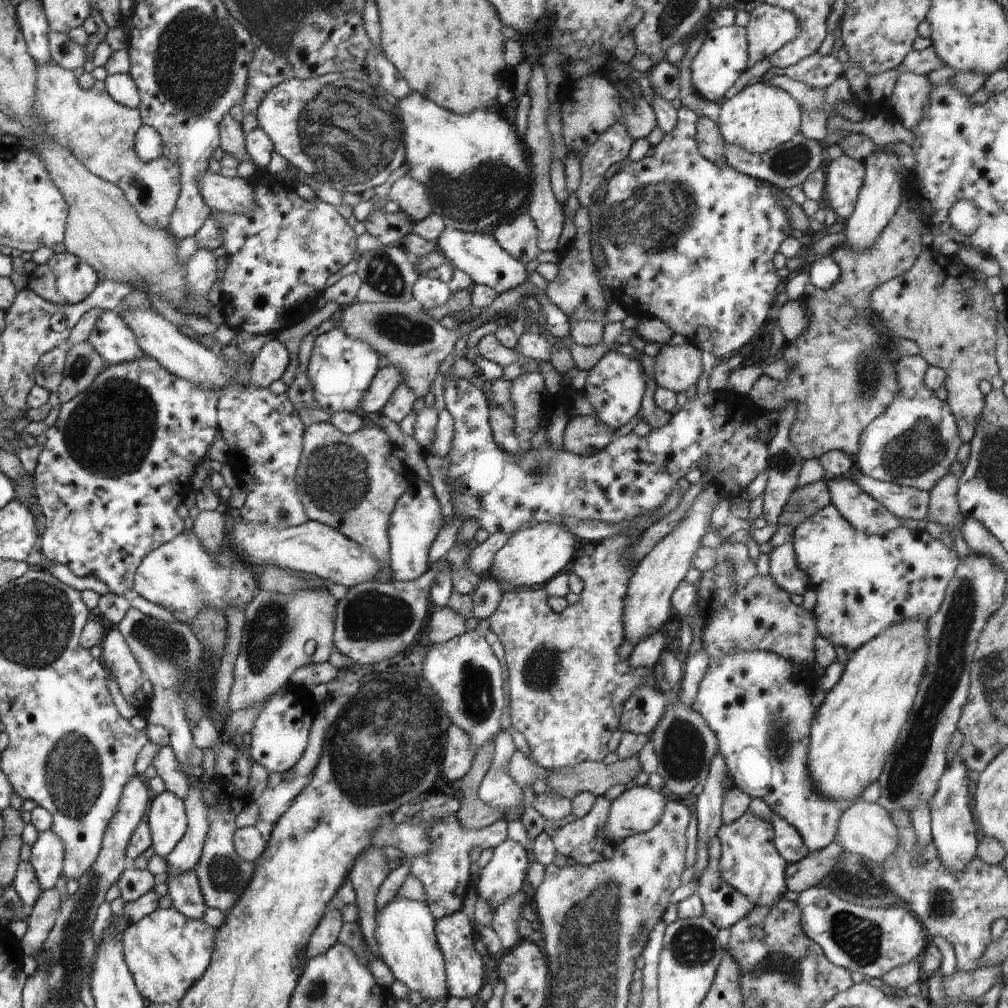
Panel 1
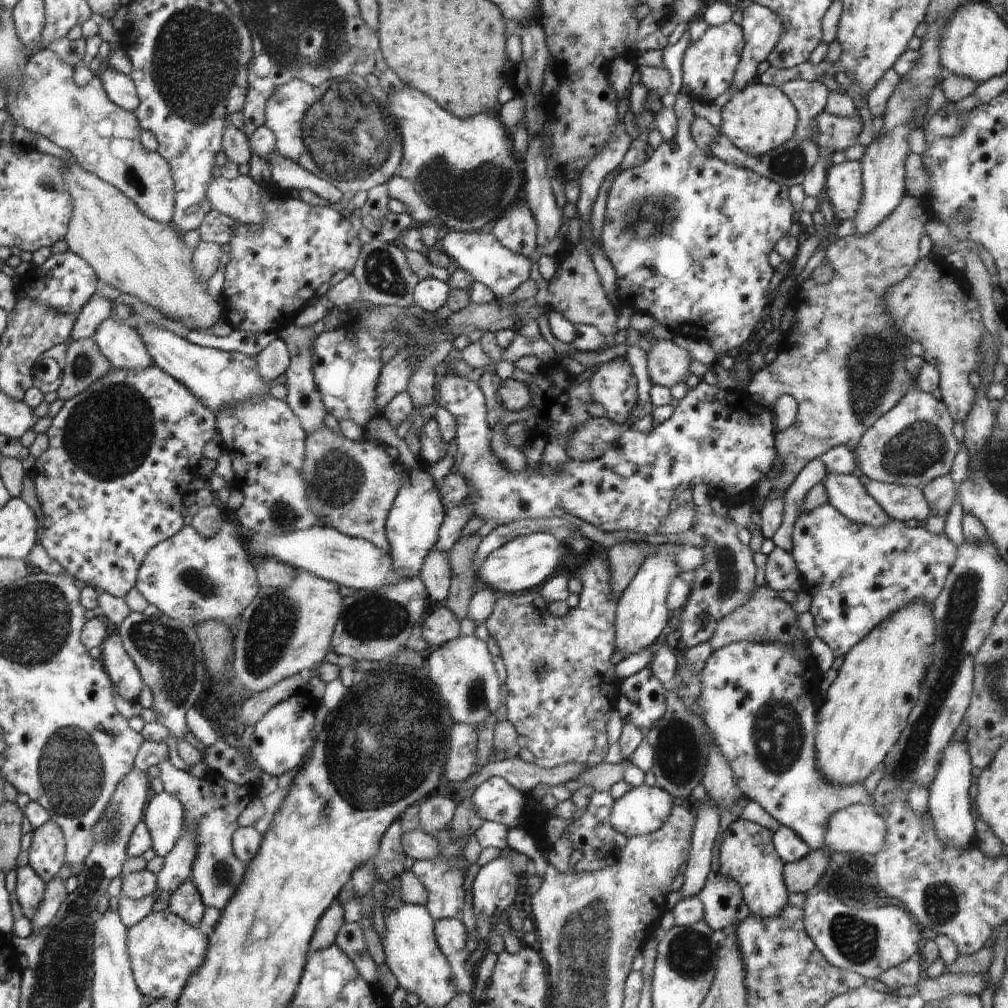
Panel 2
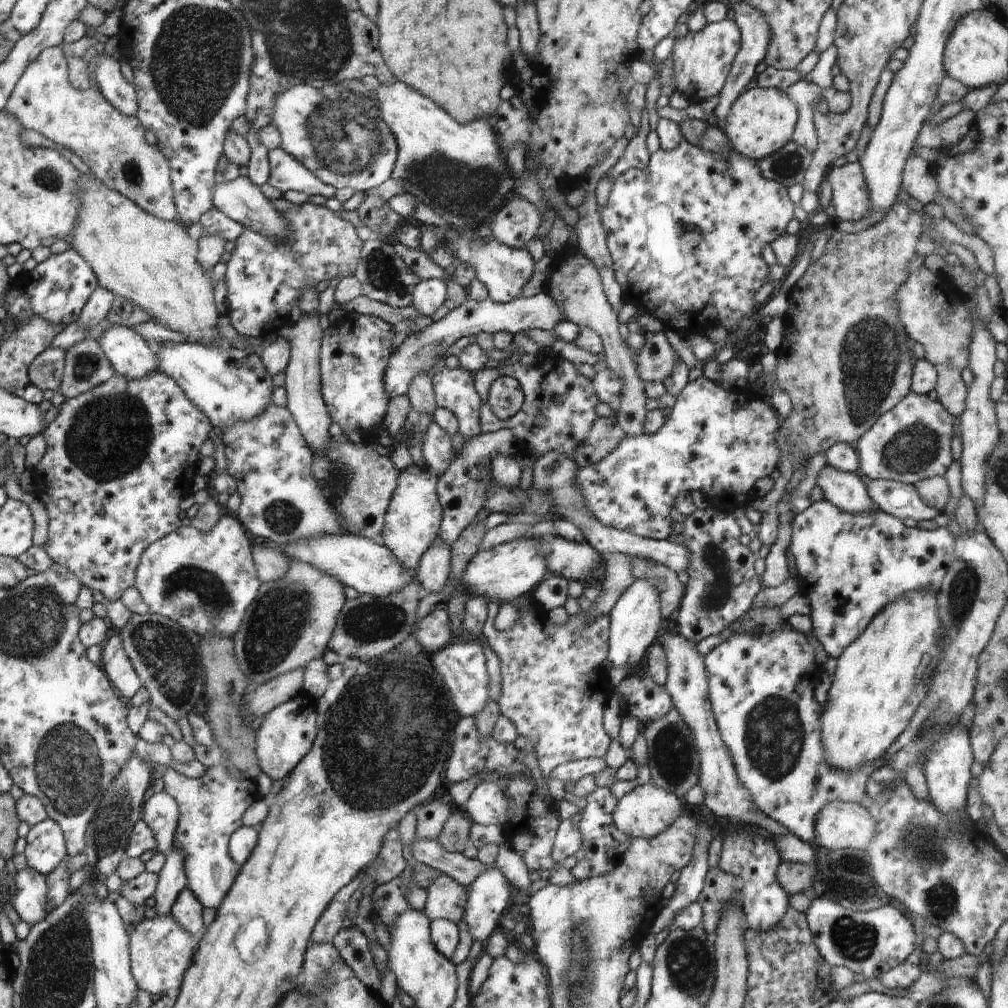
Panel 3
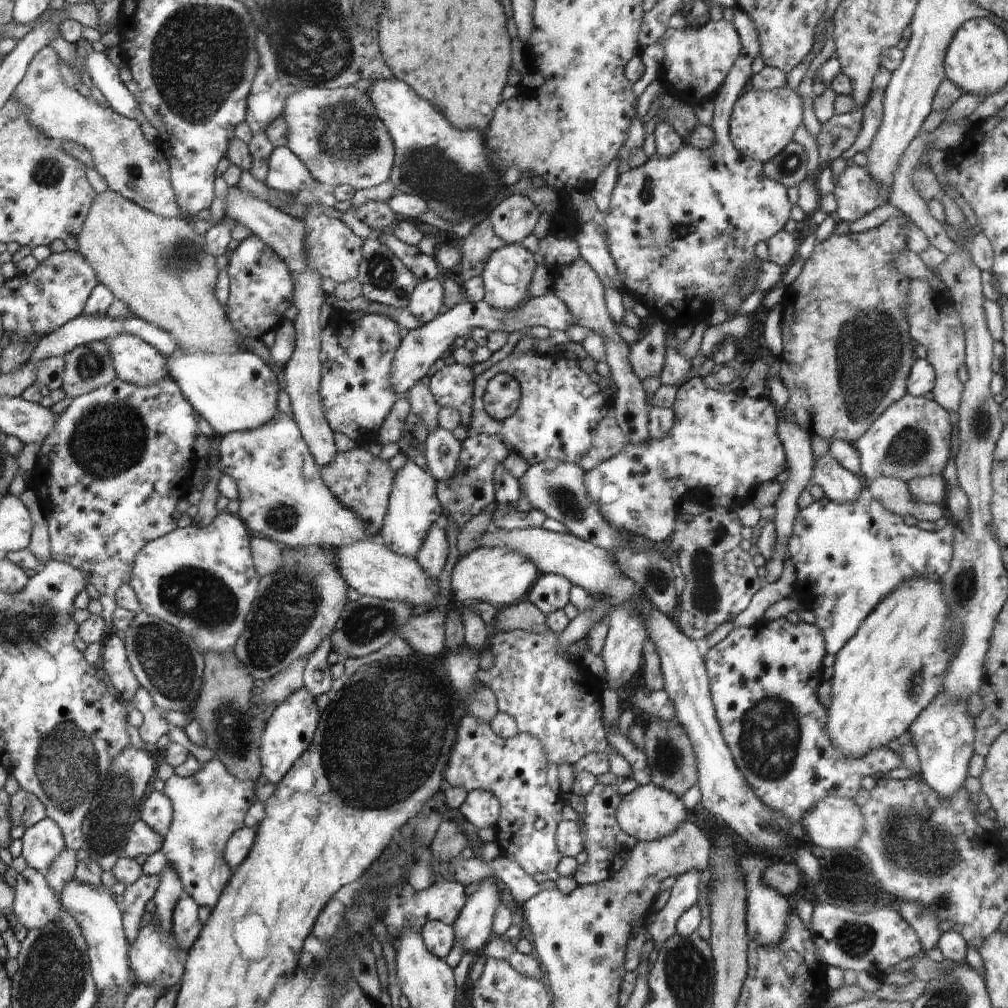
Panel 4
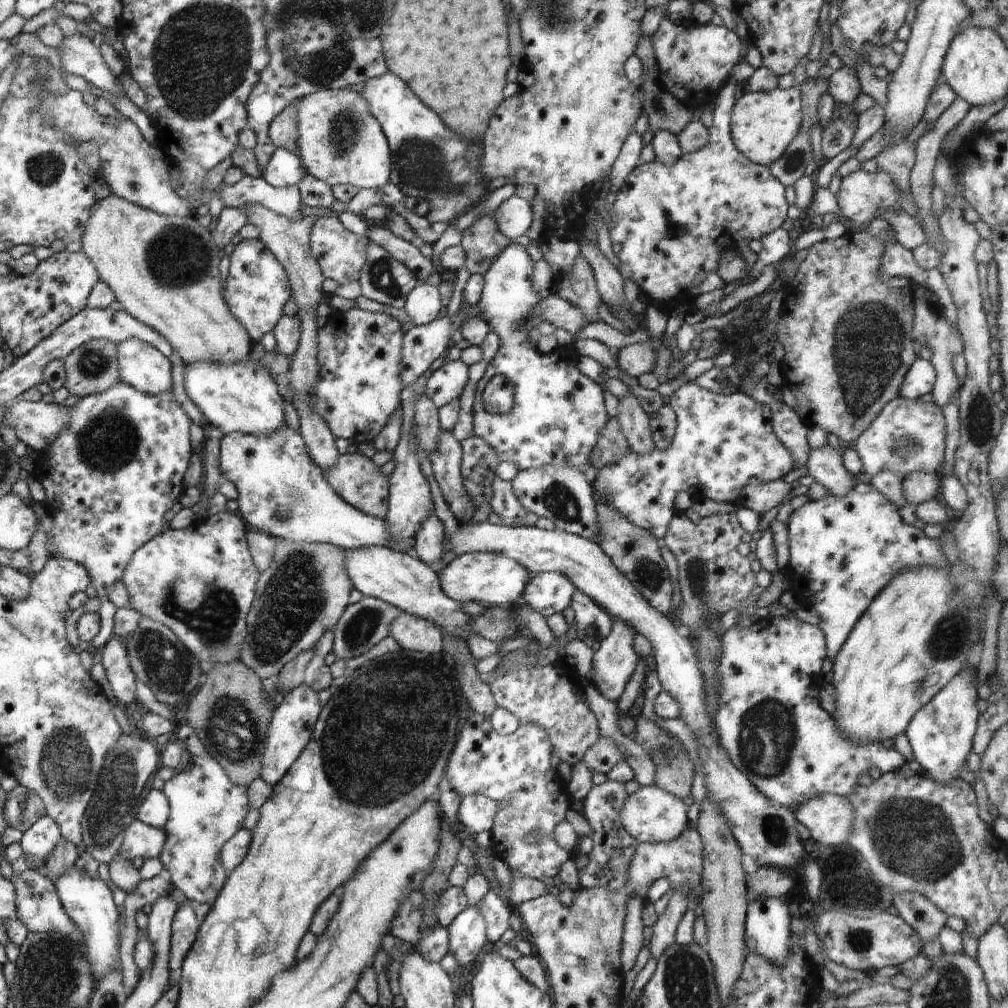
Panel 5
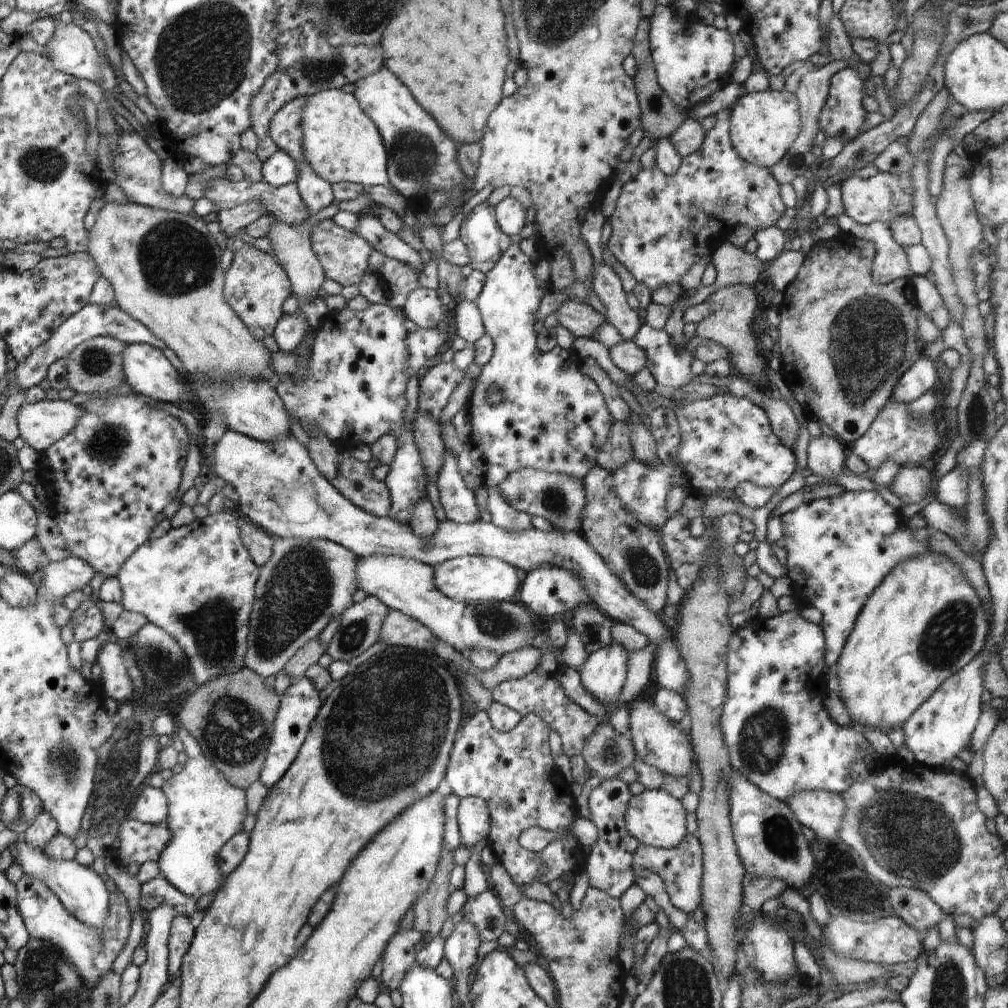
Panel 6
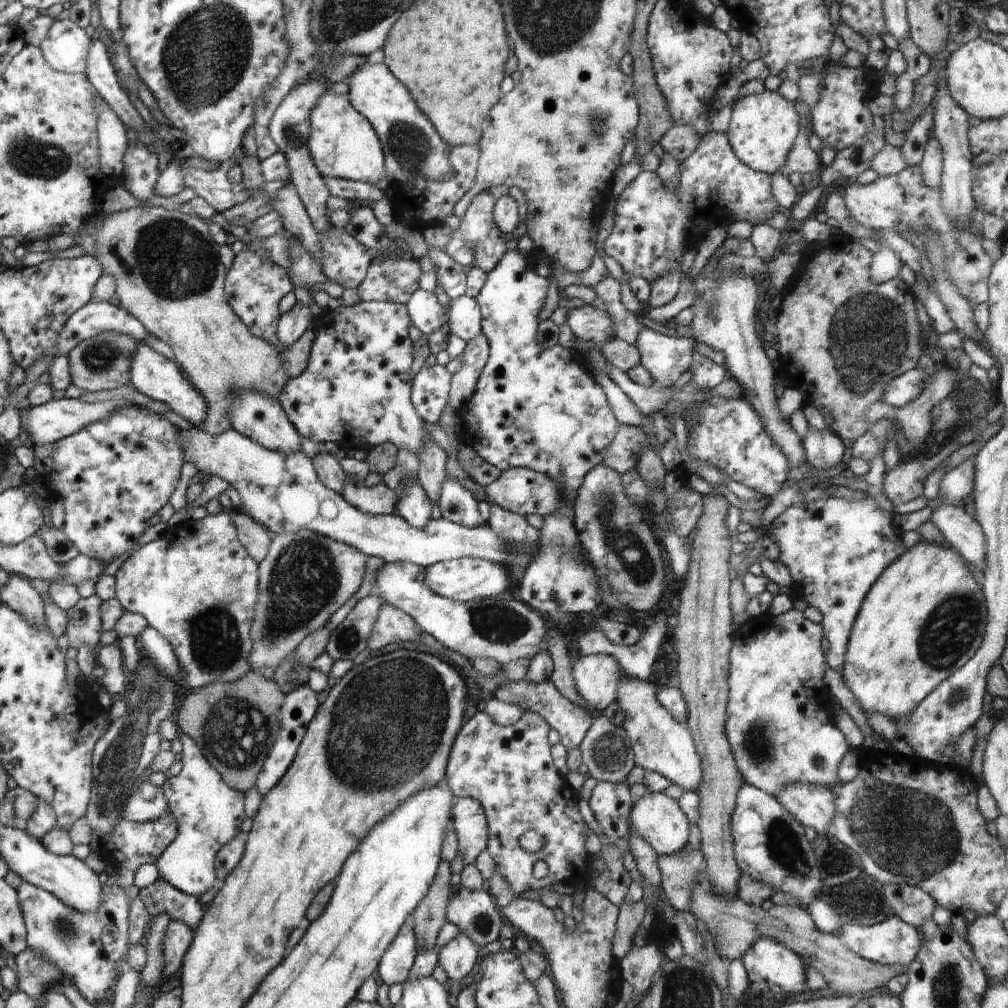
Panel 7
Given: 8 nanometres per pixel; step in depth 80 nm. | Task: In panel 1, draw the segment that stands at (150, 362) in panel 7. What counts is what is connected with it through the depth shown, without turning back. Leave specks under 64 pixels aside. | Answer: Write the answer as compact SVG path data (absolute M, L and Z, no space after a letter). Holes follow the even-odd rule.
M104 311L87 340L104 357L106 364L129 363L145 356L137 336L117 311Z

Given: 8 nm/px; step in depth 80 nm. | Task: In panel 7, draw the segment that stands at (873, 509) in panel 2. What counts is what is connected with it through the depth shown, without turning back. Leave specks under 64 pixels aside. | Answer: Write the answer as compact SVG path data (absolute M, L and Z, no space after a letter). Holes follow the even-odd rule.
M809 426L801 440L808 464L825 471L842 461L844 446L841 438L828 428L823 431Z

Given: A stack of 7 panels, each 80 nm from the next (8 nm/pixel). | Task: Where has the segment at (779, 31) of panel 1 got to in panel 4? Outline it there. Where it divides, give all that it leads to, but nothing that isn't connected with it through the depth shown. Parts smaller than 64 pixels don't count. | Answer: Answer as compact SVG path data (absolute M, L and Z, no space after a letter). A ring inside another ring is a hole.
M740 7L734 11L731 23L740 37L741 51L713 98L713 147L697 149L683 145L672 156L655 154L644 164L620 173L609 204L603 208L606 244L622 279L622 290L632 294L636 303L646 307L649 316L664 321L668 328L677 329L688 324L694 327L699 322L708 324L720 317L731 318L751 294L761 272L760 261L755 256L755 244L780 232L790 220L793 206L788 201L787 188L767 177L760 161L738 152L730 138L729 118L733 106L752 76L750 66L760 52L759 32L753 19Z

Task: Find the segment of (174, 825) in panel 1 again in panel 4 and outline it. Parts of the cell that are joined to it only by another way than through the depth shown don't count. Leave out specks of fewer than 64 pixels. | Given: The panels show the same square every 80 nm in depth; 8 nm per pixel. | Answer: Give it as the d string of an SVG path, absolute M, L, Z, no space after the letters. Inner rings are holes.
M154 791L141 804L140 816L151 829L164 837L172 822L172 801L163 792Z

